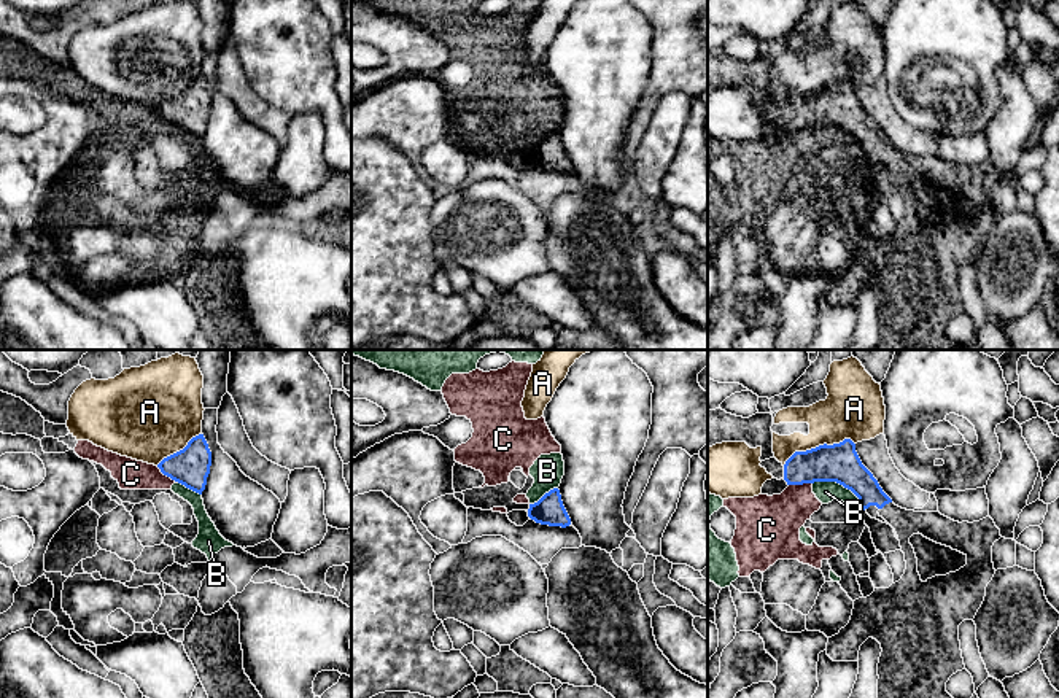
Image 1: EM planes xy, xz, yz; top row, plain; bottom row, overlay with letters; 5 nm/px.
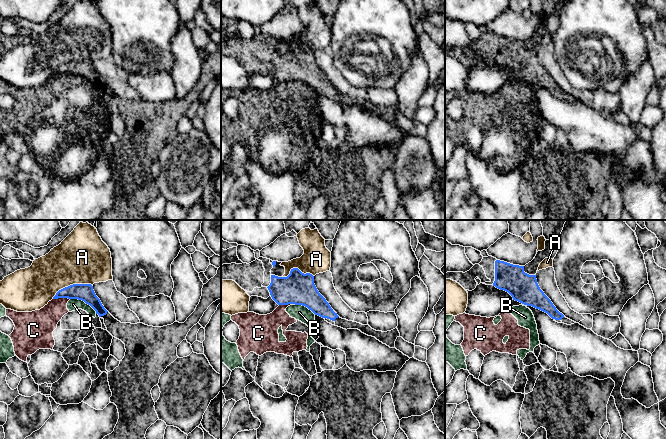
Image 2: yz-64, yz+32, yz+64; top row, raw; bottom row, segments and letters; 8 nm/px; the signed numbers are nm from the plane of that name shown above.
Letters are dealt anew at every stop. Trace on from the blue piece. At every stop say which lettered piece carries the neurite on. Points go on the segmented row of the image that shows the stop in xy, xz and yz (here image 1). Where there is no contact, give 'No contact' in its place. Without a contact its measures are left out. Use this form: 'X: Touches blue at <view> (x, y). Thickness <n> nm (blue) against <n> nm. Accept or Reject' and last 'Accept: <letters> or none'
A: Touches blue at yz (819, 445). Thickness 200 nm (blue) against 300 nm. Reject
B: Touches blue at yz (840, 484). Thickness 200 nm (blue) against 110 nm. Reject
C: Touches blue at xy (167, 476). Thickness 190 nm (blue) against 160 nm. Reject
Accept: none

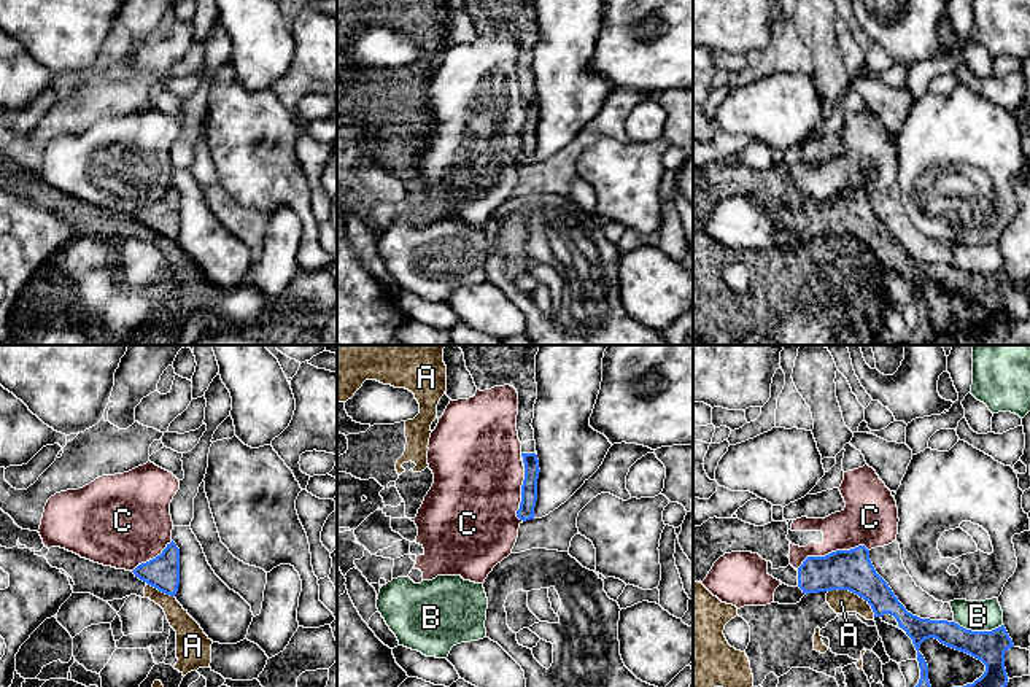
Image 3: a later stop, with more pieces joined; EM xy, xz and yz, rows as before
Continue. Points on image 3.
A: Touches blue at yz (854, 592). Thickness 200 nm (blue) against 120 nm. Reject
B: Touches blue at yz (978, 632). Thickness 160 nm (blue) against 160 nm. Reject
C: Touches blue at yz (832, 552). Thickness 200 nm (blue) against 280 nm. Reject
Accept: none

